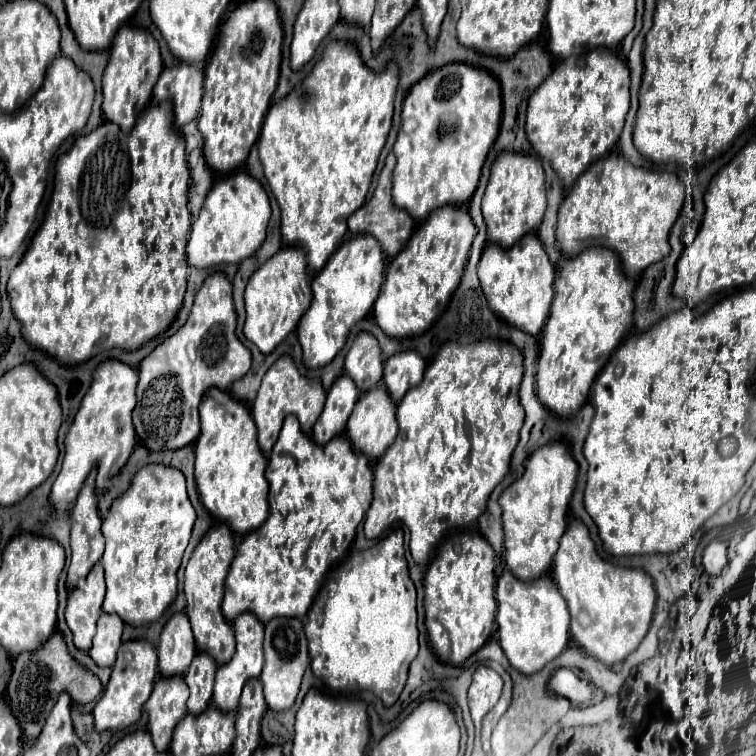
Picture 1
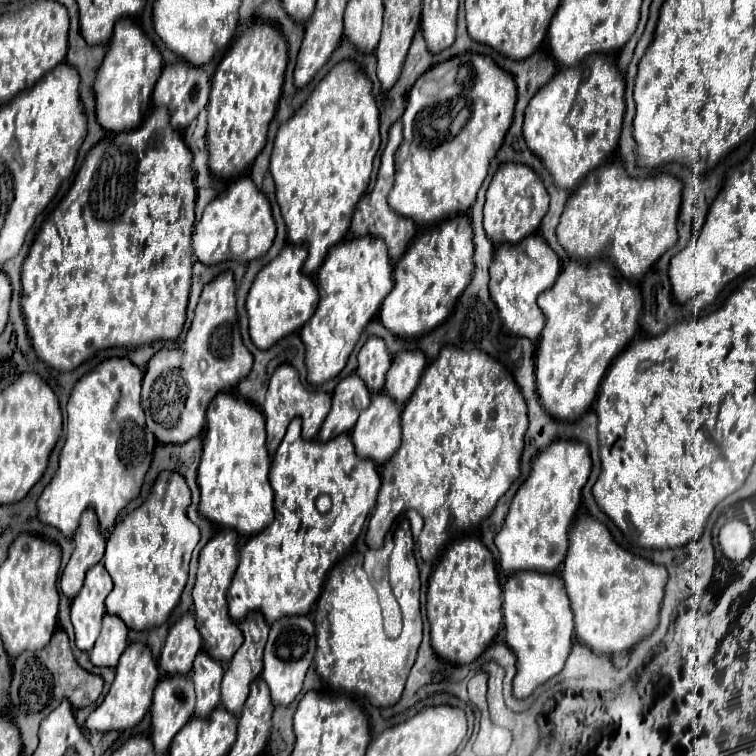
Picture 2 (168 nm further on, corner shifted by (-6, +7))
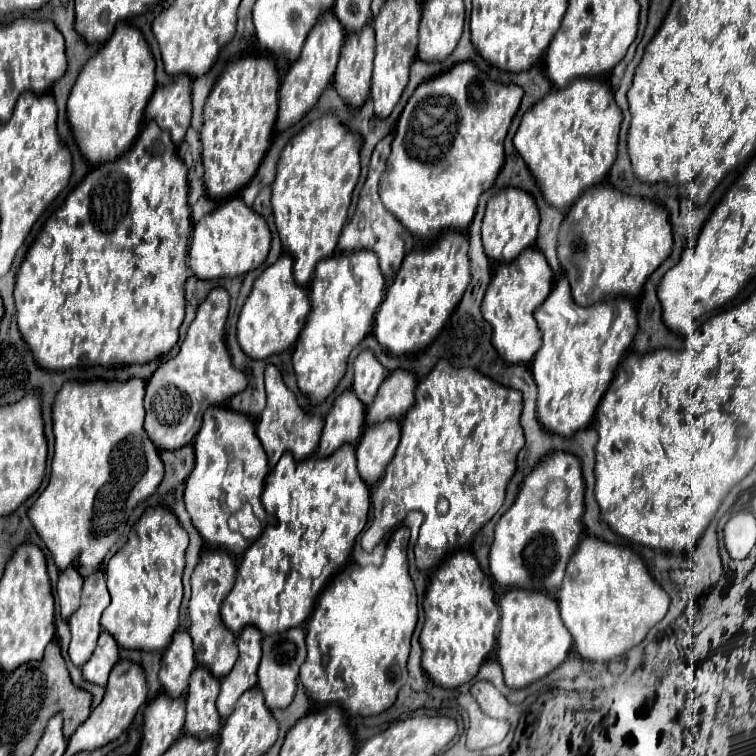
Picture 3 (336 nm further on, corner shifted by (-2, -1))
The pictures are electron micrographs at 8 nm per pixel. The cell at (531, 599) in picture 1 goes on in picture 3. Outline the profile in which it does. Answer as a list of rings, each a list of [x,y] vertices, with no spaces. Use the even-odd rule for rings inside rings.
[[[510,588],[500,598],[500,632],[498,632],[498,662],[504,670],[504,682],[510,690],[522,690],[536,680],[556,670],[572,648],[572,636],[560,620],[558,604],[542,592],[524,592]]]

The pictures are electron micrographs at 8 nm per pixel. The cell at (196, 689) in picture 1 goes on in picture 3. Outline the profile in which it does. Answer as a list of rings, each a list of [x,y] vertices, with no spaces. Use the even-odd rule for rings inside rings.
[[[196,666],[190,676],[188,700],[186,700],[186,724],[184,730],[192,736],[216,736],[220,732],[220,716],[216,710],[216,698],[220,692],[220,682],[208,668]]]

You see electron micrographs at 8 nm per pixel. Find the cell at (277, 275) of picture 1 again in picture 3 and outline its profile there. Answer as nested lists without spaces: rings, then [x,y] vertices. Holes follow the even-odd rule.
[[[280,256],[254,282],[238,318],[238,344],[248,358],[264,360],[292,348],[312,310],[310,296],[292,278],[292,256]]]

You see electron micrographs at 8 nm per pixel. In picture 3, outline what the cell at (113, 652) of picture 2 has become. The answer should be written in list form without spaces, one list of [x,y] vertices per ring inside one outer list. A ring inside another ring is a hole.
[[[102,632],[100,638],[98,638],[98,646],[92,654],[92,658],[84,664],[82,668],[82,674],[88,682],[94,682],[94,684],[100,684],[100,686],[106,686],[108,682],[108,676],[114,668],[114,664],[118,662],[118,644],[114,640],[114,636],[110,632]]]

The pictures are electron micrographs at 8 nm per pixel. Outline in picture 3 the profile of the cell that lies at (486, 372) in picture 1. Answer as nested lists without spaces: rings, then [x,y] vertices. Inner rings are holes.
[[[440,360],[434,370],[416,386],[416,402],[402,420],[402,438],[384,478],[372,492],[374,520],[362,534],[362,550],[372,552],[384,536],[398,526],[410,510],[424,514],[420,538],[416,542],[416,566],[430,570],[438,566],[448,552],[460,550],[490,518],[500,510],[506,486],[516,472],[516,456],[524,446],[520,426],[522,396],[514,388],[496,384],[474,368],[454,368],[448,360]]]

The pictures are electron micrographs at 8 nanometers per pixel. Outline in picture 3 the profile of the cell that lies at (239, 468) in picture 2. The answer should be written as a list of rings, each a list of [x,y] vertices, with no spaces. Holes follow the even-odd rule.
[[[212,406],[204,412],[202,428],[194,438],[194,450],[196,466],[186,480],[184,492],[184,502],[192,524],[210,546],[224,548],[232,554],[244,554],[250,546],[250,540],[246,540],[240,532],[230,530],[228,520],[230,516],[238,514],[244,504],[250,504],[256,518],[266,524],[266,512],[260,496],[264,490],[264,478],[268,474],[268,462],[264,448],[256,438],[256,426],[240,412],[232,412],[224,406]]]

